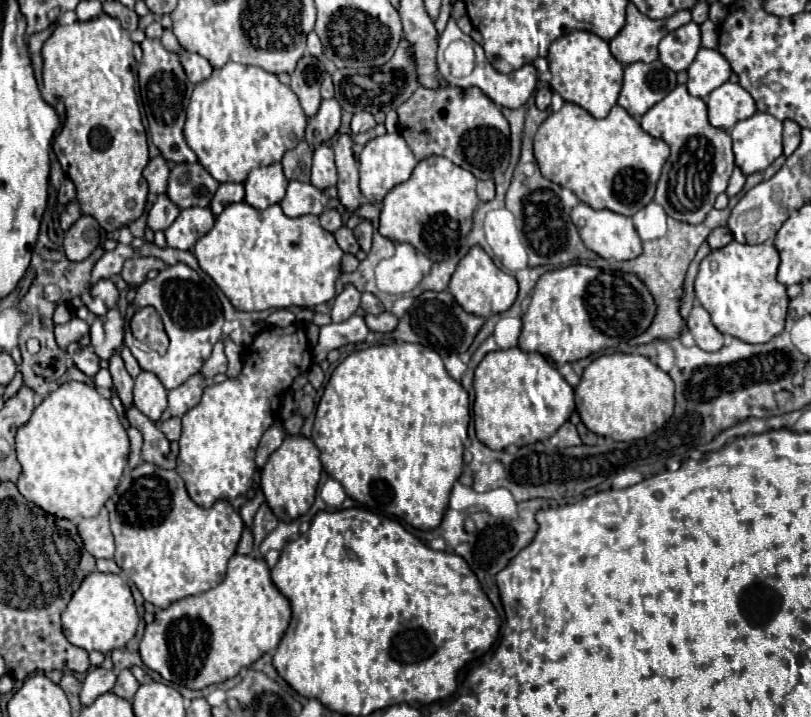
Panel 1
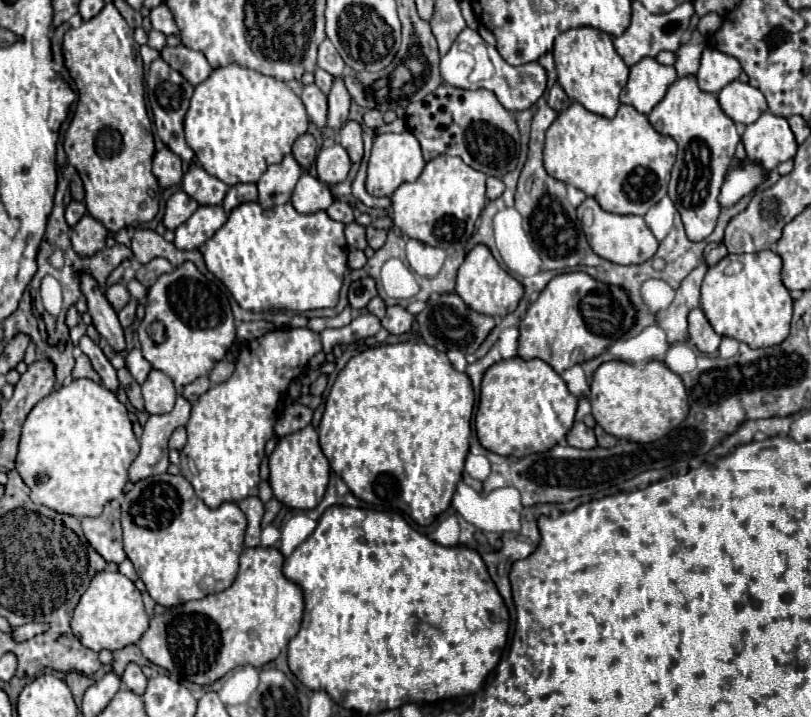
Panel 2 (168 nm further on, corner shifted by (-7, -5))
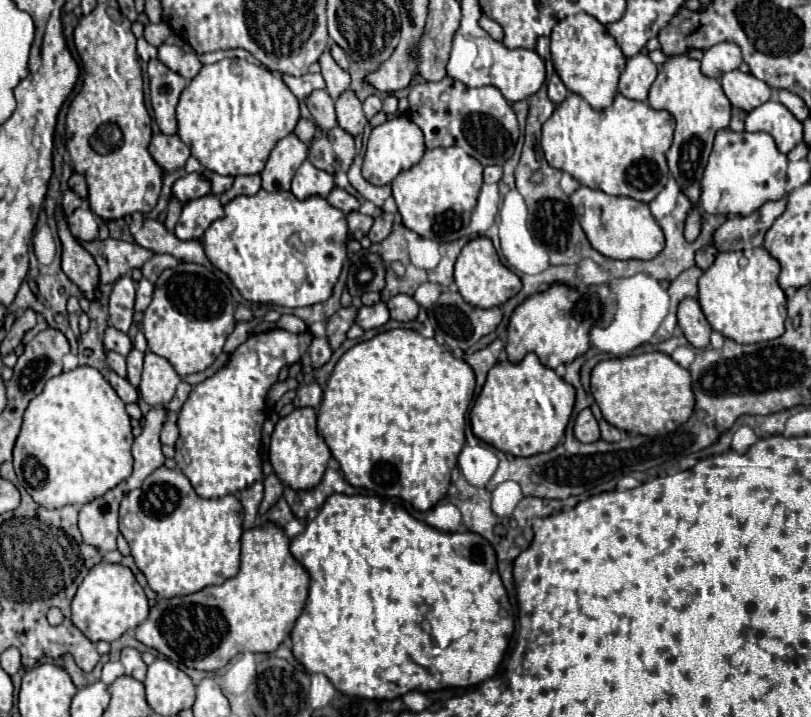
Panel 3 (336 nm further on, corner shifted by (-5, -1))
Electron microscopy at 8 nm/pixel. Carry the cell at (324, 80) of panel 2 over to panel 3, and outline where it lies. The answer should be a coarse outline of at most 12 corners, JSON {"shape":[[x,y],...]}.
{"shape":[[320,73],[282,75],[288,89],[302,101],[324,89]]}

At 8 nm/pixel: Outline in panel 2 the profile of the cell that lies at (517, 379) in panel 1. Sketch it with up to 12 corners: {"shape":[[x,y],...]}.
{"shape":[[542,359],[482,379],[476,433],[498,455],[562,441],[578,399]]}

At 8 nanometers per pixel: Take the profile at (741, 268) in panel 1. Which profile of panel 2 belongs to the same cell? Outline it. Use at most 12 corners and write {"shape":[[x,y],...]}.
{"shape":[[774,251],[726,255],[702,283],[718,335],[752,349],[788,337]]}

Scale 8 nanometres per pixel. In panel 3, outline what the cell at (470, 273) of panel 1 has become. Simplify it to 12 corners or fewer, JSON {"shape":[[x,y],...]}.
{"shape":[[488,237],[462,247],[454,279],[470,305],[506,303],[522,287]]}

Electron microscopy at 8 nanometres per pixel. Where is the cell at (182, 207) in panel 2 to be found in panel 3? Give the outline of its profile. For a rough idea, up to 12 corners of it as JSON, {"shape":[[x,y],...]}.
{"shape":[[186,173],[174,183],[182,203],[212,193],[202,173]]}

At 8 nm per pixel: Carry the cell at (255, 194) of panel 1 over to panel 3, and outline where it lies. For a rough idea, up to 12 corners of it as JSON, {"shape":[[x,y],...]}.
{"shape":[[294,133],[278,141],[262,171],[266,191],[288,191],[308,157]]}

